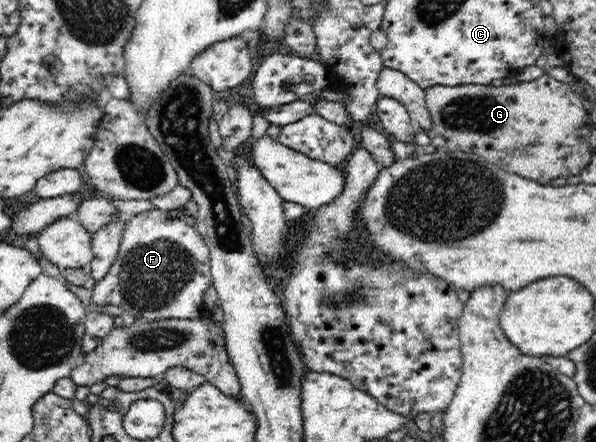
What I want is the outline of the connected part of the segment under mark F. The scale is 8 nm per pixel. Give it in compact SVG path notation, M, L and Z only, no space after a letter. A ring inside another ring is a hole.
M154 208L138 213L126 219L116 262L106 277L95 283L91 290L91 301L94 304L121 307L127 318L134 317L150 323L198 318L204 307L204 292L213 285L210 260L208 246L197 230L196 218L184 214L184 209L164 211Z

